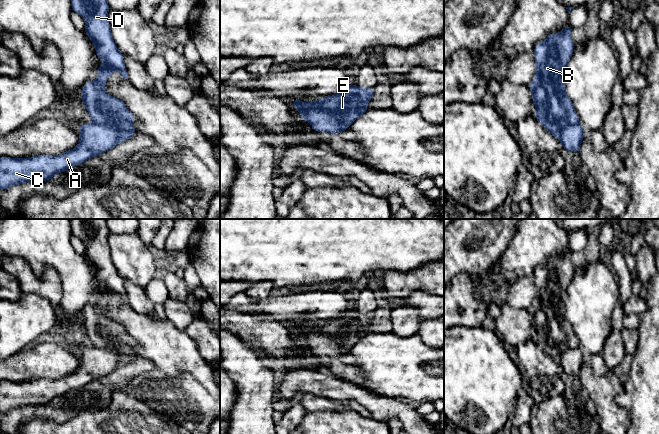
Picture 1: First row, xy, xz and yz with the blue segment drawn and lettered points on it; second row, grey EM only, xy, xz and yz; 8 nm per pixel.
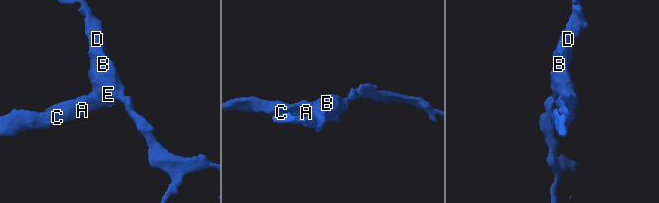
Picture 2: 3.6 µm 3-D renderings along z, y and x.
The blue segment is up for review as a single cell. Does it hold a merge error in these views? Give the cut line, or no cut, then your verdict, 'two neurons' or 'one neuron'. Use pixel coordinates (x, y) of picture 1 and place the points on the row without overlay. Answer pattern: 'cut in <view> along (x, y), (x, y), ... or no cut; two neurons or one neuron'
cut in xz along (313, 326), (318, 332), (336, 340), (348, 350); two neurons

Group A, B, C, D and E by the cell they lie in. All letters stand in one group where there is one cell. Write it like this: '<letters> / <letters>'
A C / B D E

